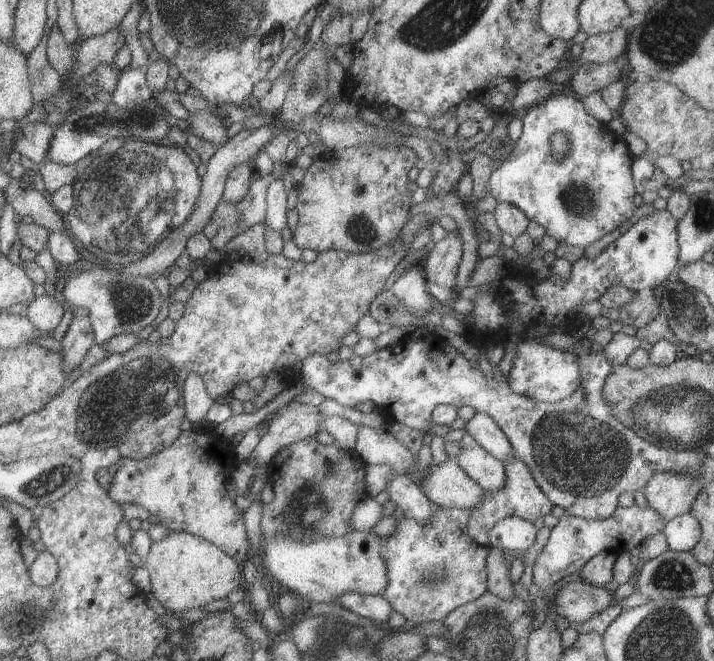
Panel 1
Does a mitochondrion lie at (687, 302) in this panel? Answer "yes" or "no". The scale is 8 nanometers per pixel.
yes

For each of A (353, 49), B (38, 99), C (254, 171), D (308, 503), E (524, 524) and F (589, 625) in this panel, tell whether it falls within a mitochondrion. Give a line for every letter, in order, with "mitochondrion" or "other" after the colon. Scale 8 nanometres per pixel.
A: other
B: other
C: other
D: mitochondrion
E: other
F: other

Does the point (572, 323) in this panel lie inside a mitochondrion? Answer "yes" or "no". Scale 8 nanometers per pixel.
no

